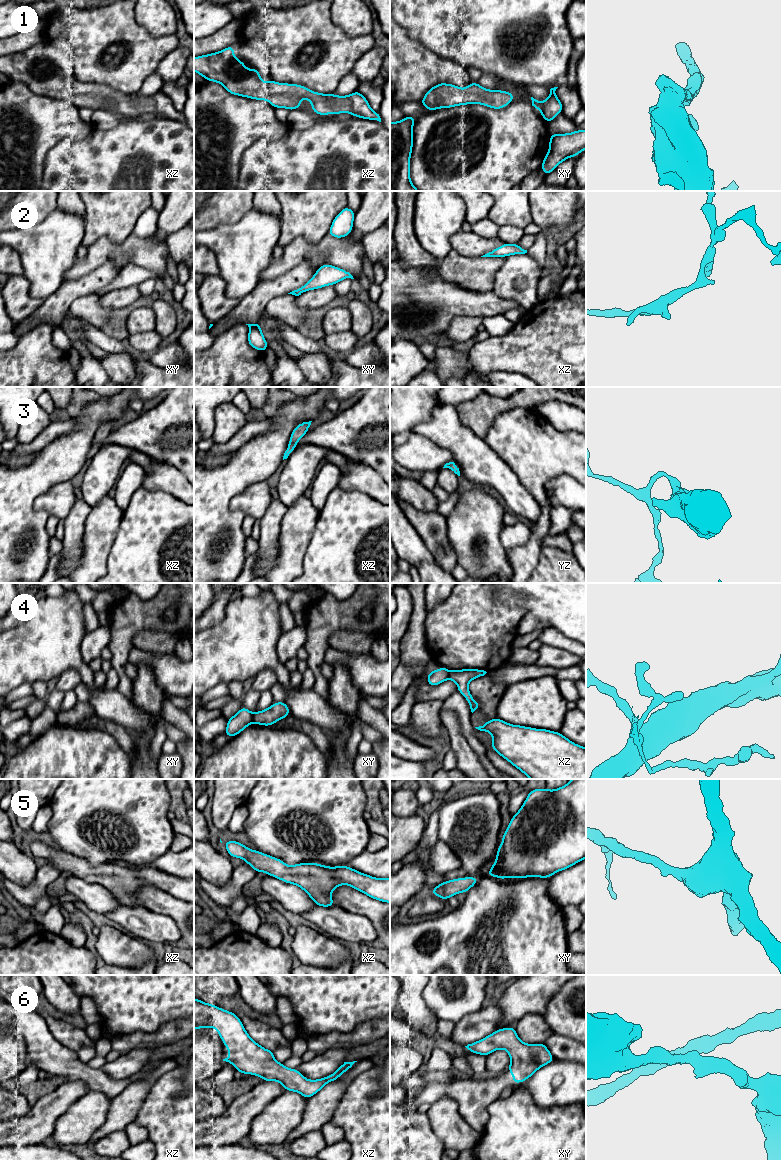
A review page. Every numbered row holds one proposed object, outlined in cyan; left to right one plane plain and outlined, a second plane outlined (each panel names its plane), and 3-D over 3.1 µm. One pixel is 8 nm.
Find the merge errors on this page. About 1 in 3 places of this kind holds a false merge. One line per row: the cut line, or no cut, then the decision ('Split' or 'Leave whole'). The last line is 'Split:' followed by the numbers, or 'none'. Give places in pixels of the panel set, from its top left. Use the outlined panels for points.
1: No split. Leave whole
2: No split. Leave whole
3: No split. Leave whole
4: Split along xy (252, 713), (253, 722). Split
5: No split. Leave whole
6: No split. Leave whole
Split: 4

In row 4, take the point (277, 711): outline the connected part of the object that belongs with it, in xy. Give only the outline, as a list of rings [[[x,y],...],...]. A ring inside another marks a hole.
[[[285,702],[273,703],[265,710],[253,713],[253,723],[270,726],[275,722],[284,719],[290,714],[290,710]]]

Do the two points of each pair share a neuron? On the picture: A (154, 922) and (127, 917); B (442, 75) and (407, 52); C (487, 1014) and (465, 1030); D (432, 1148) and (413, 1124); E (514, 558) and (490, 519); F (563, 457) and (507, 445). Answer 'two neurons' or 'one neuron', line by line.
A: one neuron
B: one neuron
C: one neuron
D: one neuron
E: two neurons
F: one neuron

